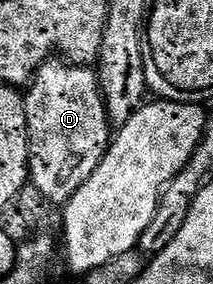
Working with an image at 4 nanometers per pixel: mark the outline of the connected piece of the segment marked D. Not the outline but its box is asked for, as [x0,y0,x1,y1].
[24,59,112,207]

